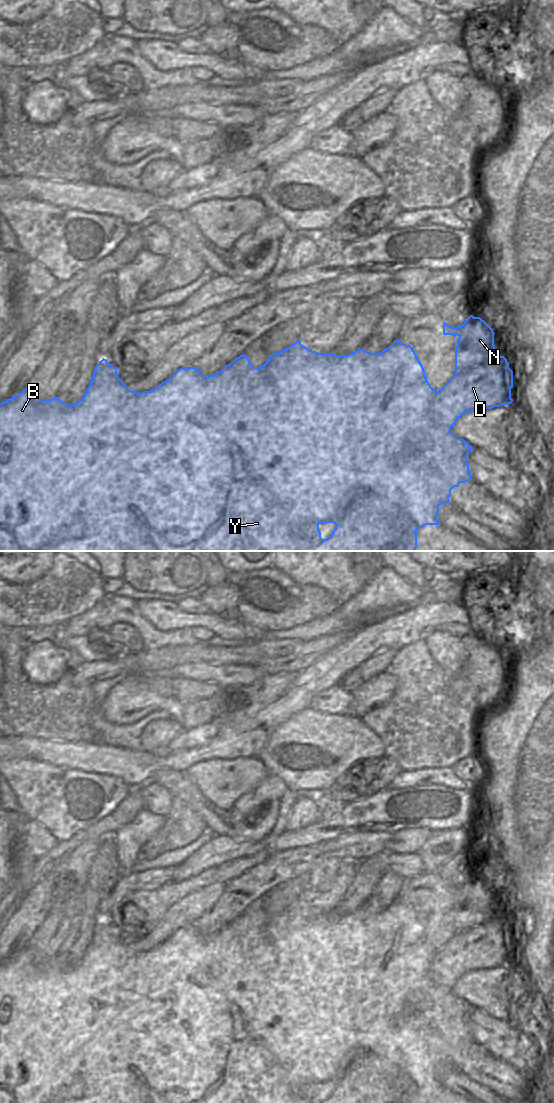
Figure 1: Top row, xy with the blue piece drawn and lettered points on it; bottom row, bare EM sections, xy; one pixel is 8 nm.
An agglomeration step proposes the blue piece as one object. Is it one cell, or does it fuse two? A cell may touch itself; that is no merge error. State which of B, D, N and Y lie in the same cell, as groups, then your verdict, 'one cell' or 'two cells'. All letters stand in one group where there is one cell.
B D Y / N | two cells

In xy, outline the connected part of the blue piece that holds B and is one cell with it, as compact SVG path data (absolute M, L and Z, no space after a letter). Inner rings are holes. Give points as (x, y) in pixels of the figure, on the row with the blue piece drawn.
M298 339L298 340L297 340L297 341L296 341L296 342L295 342L295 343L293 343L293 344L292 344L292 345L290 345L290 346L289 346L289 347L287 347L287 348L286 348L286 349L284 349L284 350L282 350L282 351L280 351L280 352L278 352L278 353L274 353L274 354L272 354L272 355L270 355L270 356L269 356L269 358L268 358L268 360L267 360L267 362L266 362L266 363L265 363L265 364L264 364L264 365L262 365L262 366L260 366L260 367L254 367L254 366L253 366L253 365L252 365L252 364L251 364L251 362L250 362L250 360L249 360L249 358L248 358L248 357L246 357L246 356L245 356L245 354L242 354L242 355L240 355L240 356L239 356L239 357L237 357L237 358L236 358L236 359L234 359L234 360L233 360L233 361L231 361L231 362L230 362L230 363L229 363L229 364L228 364L228 365L226 365L226 366L225 366L225 367L223 367L223 368L222 368L222 369L221 369L221 370L220 370L220 371L218 371L218 372L217 372L217 373L215 373L215 374L214 374L214 375L210 375L210 376L208 376L208 377L206 377L206 376L204 376L204 375L202 375L202 374L201 374L201 373L200 373L200 372L199 372L199 370L198 370L198 369L197 369L197 368L196 368L196 367L182 367L182 368L180 368L180 369L178 369L178 370L177 370L177 371L175 371L175 372L174 372L174 373L173 373L173 374L172 374L172 375L171 375L171 376L170 376L170 377L169 377L169 378L168 378L168 379L167 379L167 380L166 380L166 381L164 381L164 382L162 382L162 383L161 383L161 384L159 384L159 385L158 385L158 386L157 386L157 387L155 387L155 388L154 388L154 389L152 389L152 390L150 390L150 391L143 391L143 392L141 392L141 393L139 393L139 392L137 392L137 391L135 391L135 390L134 390L134 391L132 391L132 390L130 390L130 389L128 389L128 388L127 388L127 387L126 387L126 386L125 386L125 384L124 384L124 382L123 382L123 381L122 381L122 380L121 380L121 379L120 379L120 378L119 378L119 376L118 376L118 374L117 374L117 368L116 368L116 367L114 367L114 366L113 366L113 365L111 365L111 364L110 364L110 363L108 363L108 362L107 362L107 360L106 360L106 359L104 359L104 358L103 358L103 359L102 359L102 360L101 360L101 361L99 361L99 362L98 362L98 363L97 363L97 365L96 365L96 366L95 366L95 370L94 370L94 372L93 372L93 376L92 376L92 378L91 378L91 382L90 382L90 384L89 384L89 386L88 386L88 388L87 388L87 390L86 390L86 392L85 392L85 394L84 394L84 396L83 396L83 398L82 398L82 399L80 399L80 400L79 400L79 401L77 401L77 402L76 402L76 403L74 403L74 404L72 404L72 405L70 405L70 404L68 404L68 403L64 403L64 402L63 402L63 401L62 401L62 400L61 400L61 399L59 399L59 398L58 398L58 397L54 397L54 398L52 398L52 399L40 399L40 398L39 398L39 397L38 397L38 396L37 396L37 395L36 395L36 394L35 394L35 392L34 392L34 391L33 391L33 390L32 390L32 389L30 389L30 388L28 388L28 387L26 387L26 388L25 388L25 389L23 389L23 390L22 390L22 391L21 391L21 392L20 392L20 393L18 393L18 394L17 394L17 395L15 395L15 396L14 396L14 397L12 397L12 398L10 398L10 399L8 399L8 400L6 400L6 401L4 401L4 402L2 402L2 403L0 403L0 551L415 551L415 550L416 550L416 548L417 548L417 534L416 534L416 531L417 531L417 530L418 530L418 529L420 529L420 528L422 528L422 527L424 527L424 526L426 526L426 525L439 525L439 522L438 522L438 520L437 520L437 516L438 516L438 514L439 514L439 506L440 506L440 505L442 505L442 504L444 504L444 503L449 503L449 498L450 498L450 496L451 496L451 490L452 490L452 489L453 489L453 488L454 488L454 487L458 487L458 486L459 486L459 484L460 484L460 483L466 483L466 482L468 482L468 481L470 481L470 480L472 480L472 476L471 476L471 474L470 474L470 472L469 472L469 464L468 464L468 462L467 462L467 456L468 456L468 454L469 454L469 452L470 452L470 451L471 451L471 450L472 450L472 449L474 449L474 448L473 448L473 447L472 447L472 446L471 446L471 445L470 445L470 444L469 444L469 443L468 443L468 442L467 442L467 441L465 441L465 440L464 440L464 439L460 439L460 438L458 438L458 437L456 437L456 436L455 436L455 435L454 435L454 434L453 434L453 433L452 433L452 432L451 432L451 428L452 428L452 427L453 427L453 426L454 426L454 425L455 425L455 423L456 423L456 422L457 422L457 420L458 420L458 419L459 419L459 418L460 418L460 417L461 417L461 416L462 416L462 415L464 415L464 414L465 414L465 413L467 413L467 412L468 412L468 411L474 411L474 410L476 410L476 409L492 409L492 408L494 408L494 407L500 407L500 406L502 406L502 405L509 405L509 404L511 404L511 403L512 403L512 402L513 402L513 399L512 399L512 398L511 398L511 388L512 388L512 387L513 387L513 371L512 371L512 370L511 370L511 369L510 369L510 368L509 368L509 363L508 363L508 362L507 362L507 359L506 359L506 358L505 358L505 357L504 357L504 356L501 356L501 355L499 355L499 354L496 354L496 355L495 355L495 357L494 357L494 358L492 358L492 359L490 359L490 360L489 360L489 361L487 361L487 362L486 362L486 363L482 363L482 364L480 364L480 365L478 365L478 366L476 366L476 367L474 367L474 368L472 368L472 369L468 369L468 370L466 370L466 371L464 371L464 372L462 372L462 373L455 373L455 374L454 374L454 375L453 375L453 376L452 376L452 377L451 377L451 378L450 378L450 379L449 379L449 380L448 380L448 381L447 381L447 382L446 382L446 383L445 383L445 384L444 384L444 385L443 385L443 386L442 386L442 387L441 387L441 388L440 388L440 389L439 389L439 390L438 390L438 391L436 391L436 390L435 390L435 389L434 389L434 388L433 388L433 387L432 387L432 386L431 386L431 385L430 385L430 384L429 384L429 382L428 382L428 380L427 380L427 378L426 378L426 376L425 376L425 370L424 370L424 368L423 368L423 366L422 366L422 364L421 364L421 362L420 362L420 361L419 361L419 359L418 359L418 358L417 358L417 354L416 354L416 353L415 353L415 351L414 351L414 350L413 350L413 348L412 348L412 347L411 347L411 346L410 346L410 345L406 345L406 344L404 344L404 343L402 343L402 342L401 342L401 341L399 341L399 340L398 340L398 339L396 339L396 340L395 340L395 341L393 341L393 342L392 342L392 343L391 343L391 344L390 344L390 345L389 345L389 346L388 346L388 347L387 347L387 348L386 348L386 349L384 349L384 350L383 350L383 351L381 351L381 352L380 352L380 353L370 353L370 352L368 352L368 351L366 351L366 350L364 350L364 349L360 349L360 348L359 348L359 349L358 349L358 350L356 350L356 351L354 351L354 352L352 352L352 353L350 353L350 354L348 354L348 355L336 355L336 354L334 354L334 353L318 353L318 352L316 352L316 351L312 351L312 350L310 350L310 349L308 349L308 348L307 348L307 347L305 347L305 346L304 346L304 345L302 345L302 344L301 344L301 342L300 342L300 340L299 340L299 339ZM320 523L334 523L334 524L335 524L335 528L334 528L334 530L333 530L333 532L332 532L332 533L331 533L331 534L330 534L330 535L329 535L329 536L328 536L328 537L327 537L327 538L326 538L326 539L322 539L322 538L321 538L321 532L320 532L320 530L319 530L319 524L320 524Z

